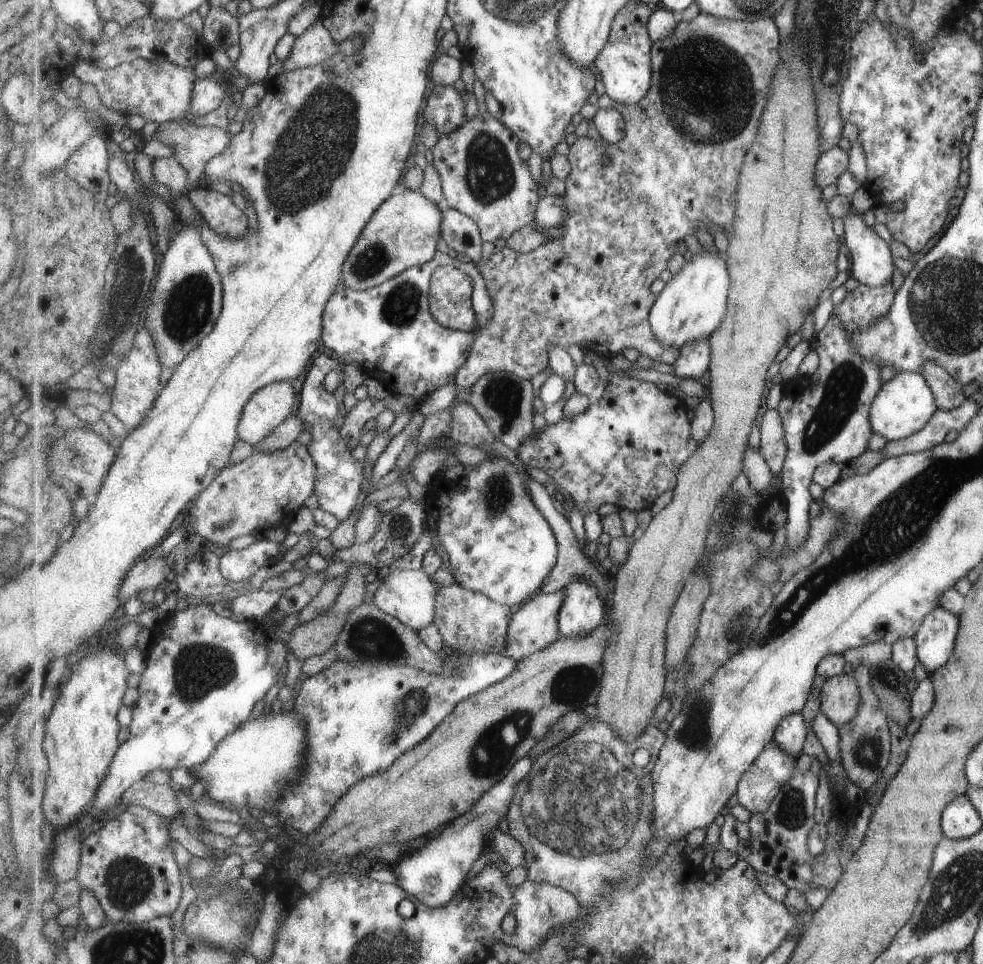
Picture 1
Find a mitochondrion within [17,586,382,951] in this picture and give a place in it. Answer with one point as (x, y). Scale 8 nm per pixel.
(199, 669)

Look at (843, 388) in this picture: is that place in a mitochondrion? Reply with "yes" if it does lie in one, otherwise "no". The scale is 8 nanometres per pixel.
yes

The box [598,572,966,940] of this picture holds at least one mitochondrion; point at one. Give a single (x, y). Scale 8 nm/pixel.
(738, 612)

